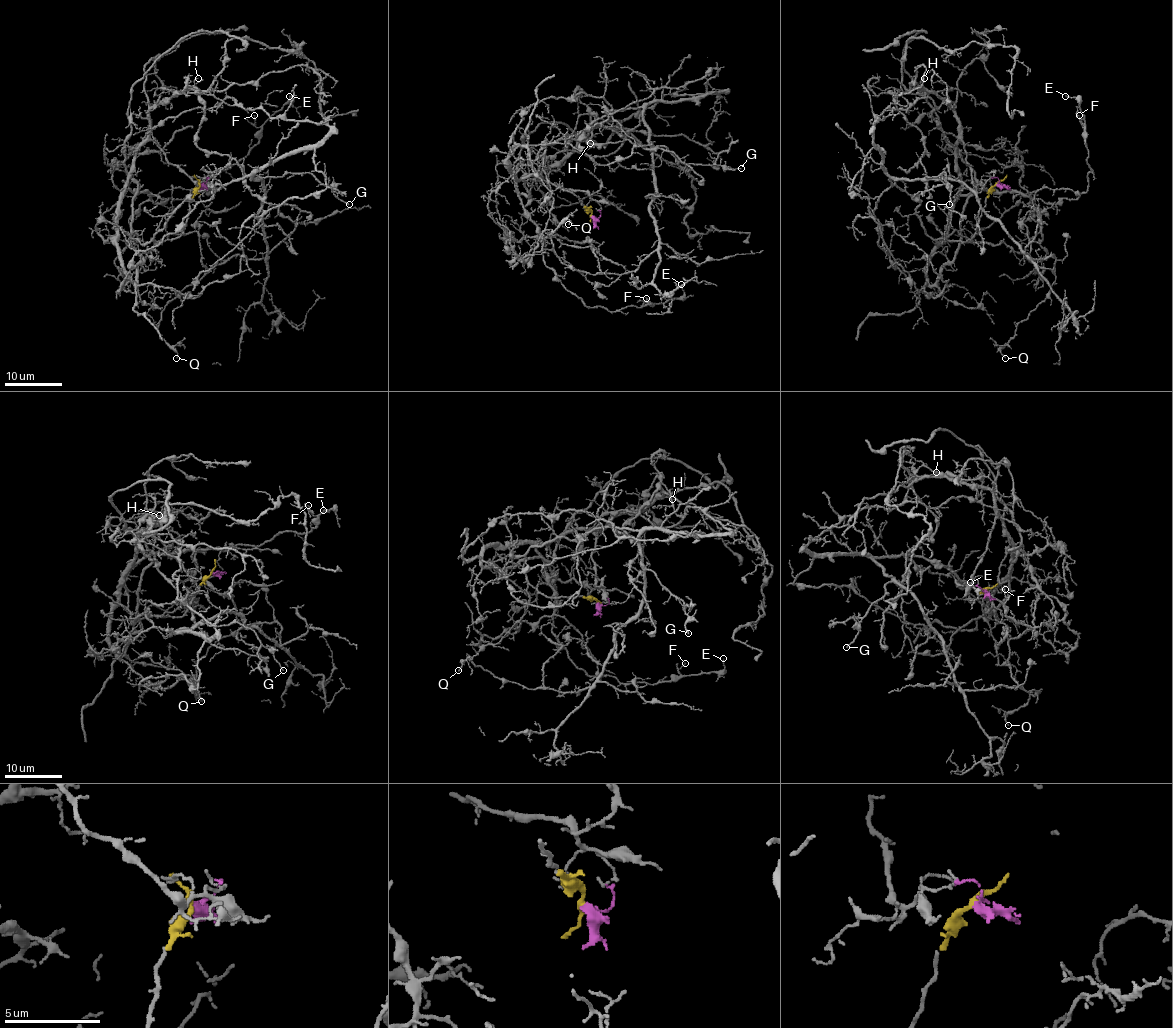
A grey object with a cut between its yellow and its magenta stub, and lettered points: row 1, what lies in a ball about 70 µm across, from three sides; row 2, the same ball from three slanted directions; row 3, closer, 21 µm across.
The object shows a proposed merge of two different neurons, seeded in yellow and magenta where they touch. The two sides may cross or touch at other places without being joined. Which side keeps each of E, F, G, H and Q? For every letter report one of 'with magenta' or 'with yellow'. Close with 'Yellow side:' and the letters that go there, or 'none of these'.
E: with magenta
F: with magenta
G: with yellow
H: with magenta
Q: with yellow
Yellow side: G, Q

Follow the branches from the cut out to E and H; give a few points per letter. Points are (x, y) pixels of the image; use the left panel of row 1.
E: (199, 184), (208, 177), (198, 184), (147, 140), (123, 194), (185, 199), (238, 163), (289, 96)
H: (199, 184), (208, 177), (198, 184), (171, 164), (150, 137), (150, 110), (165, 104), (198, 77)

